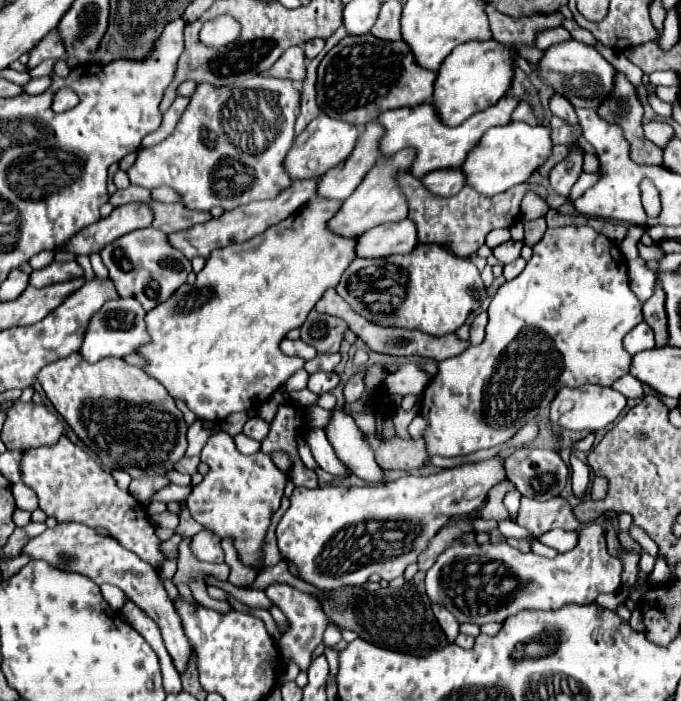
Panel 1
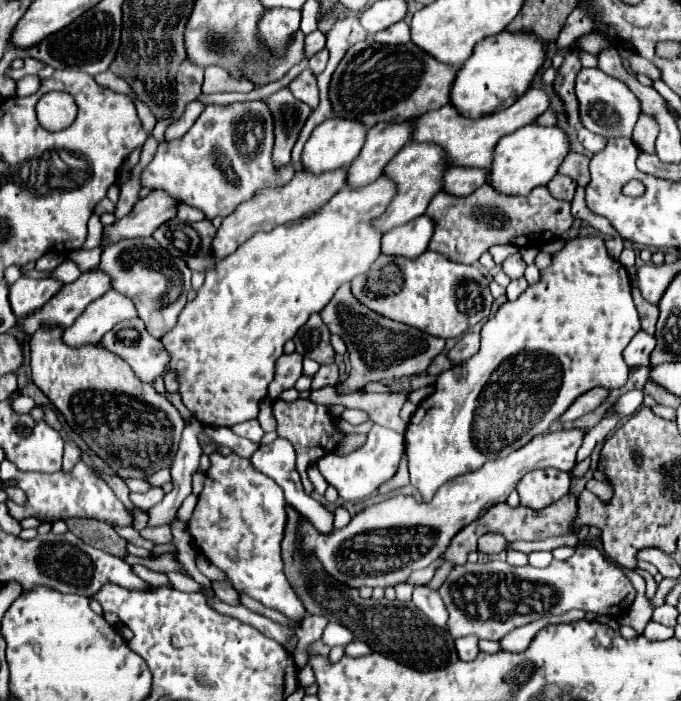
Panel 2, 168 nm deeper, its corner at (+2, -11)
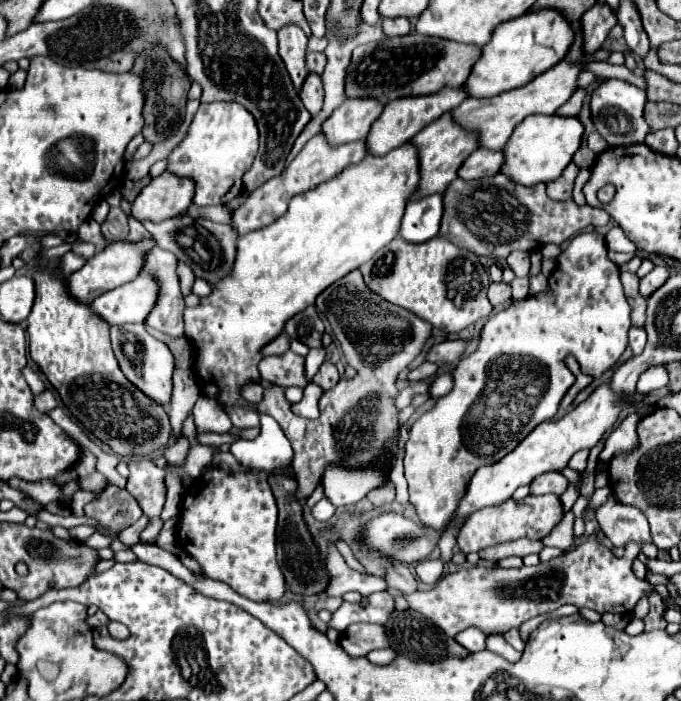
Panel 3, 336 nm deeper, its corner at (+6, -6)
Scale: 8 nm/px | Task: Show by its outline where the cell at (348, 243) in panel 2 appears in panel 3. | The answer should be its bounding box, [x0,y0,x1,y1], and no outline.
[184,141,420,409]

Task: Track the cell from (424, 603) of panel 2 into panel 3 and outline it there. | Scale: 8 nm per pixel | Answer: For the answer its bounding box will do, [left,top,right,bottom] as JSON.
[384,563,418,593]

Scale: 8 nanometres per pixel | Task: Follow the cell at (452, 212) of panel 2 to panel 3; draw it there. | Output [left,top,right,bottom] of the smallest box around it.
[440,173,610,259]

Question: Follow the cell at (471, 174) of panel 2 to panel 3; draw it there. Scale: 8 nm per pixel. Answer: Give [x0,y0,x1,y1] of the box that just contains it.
[458,147,504,179]

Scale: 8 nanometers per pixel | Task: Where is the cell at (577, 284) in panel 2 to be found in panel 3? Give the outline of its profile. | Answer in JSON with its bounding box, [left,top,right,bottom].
[404,231,630,531]

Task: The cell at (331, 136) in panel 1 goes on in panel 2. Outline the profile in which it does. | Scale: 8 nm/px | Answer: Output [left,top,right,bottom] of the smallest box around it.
[302,118,366,174]

